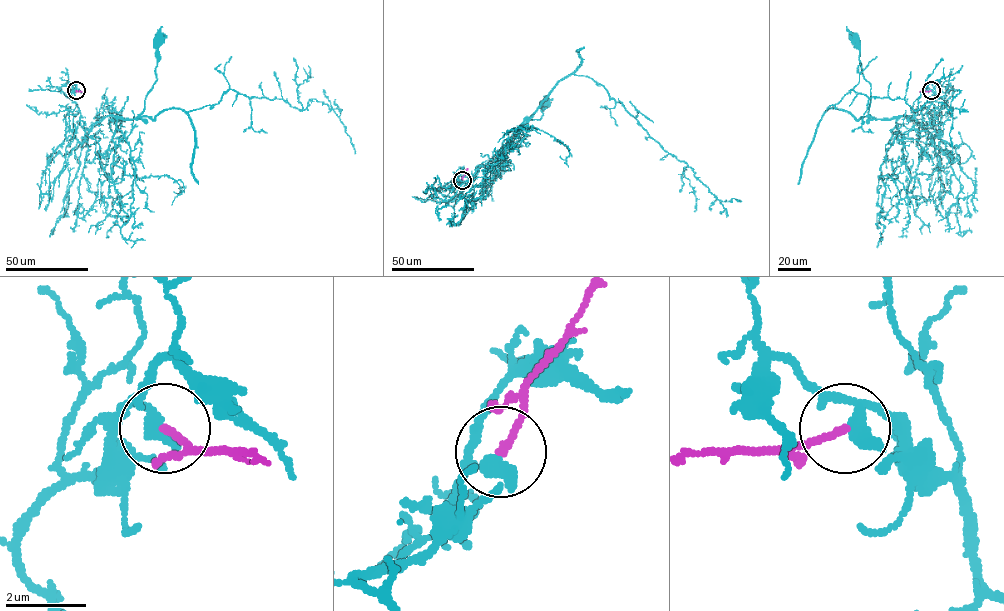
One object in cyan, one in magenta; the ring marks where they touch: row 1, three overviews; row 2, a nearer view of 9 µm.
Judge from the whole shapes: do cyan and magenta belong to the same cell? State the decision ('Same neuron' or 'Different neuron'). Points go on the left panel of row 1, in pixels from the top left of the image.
Same neuron

